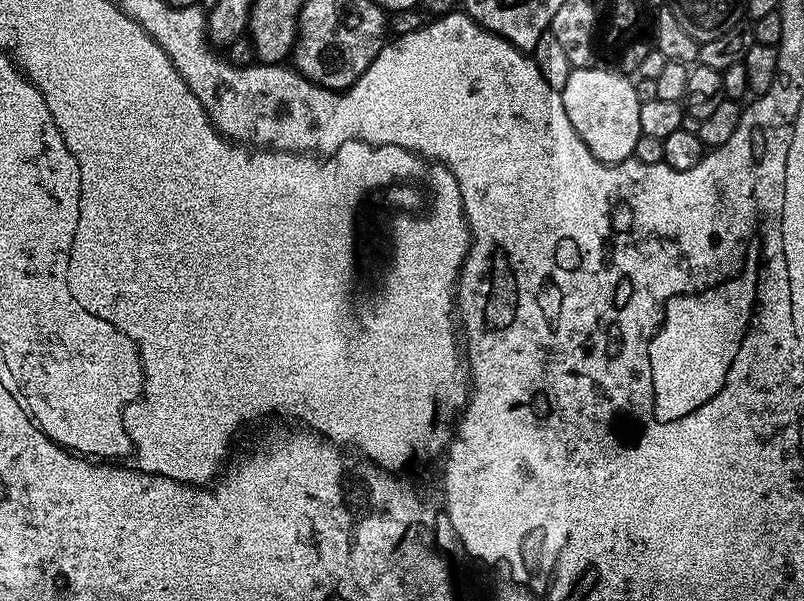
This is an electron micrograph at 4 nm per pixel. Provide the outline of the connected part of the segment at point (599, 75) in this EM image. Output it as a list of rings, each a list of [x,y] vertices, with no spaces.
[[[600,67],[573,68],[559,94],[566,118],[576,131],[576,140],[603,164],[620,164],[623,160],[633,159],[632,151],[634,146],[638,146],[638,138],[642,134],[639,126],[642,96],[636,93],[625,73]]]

